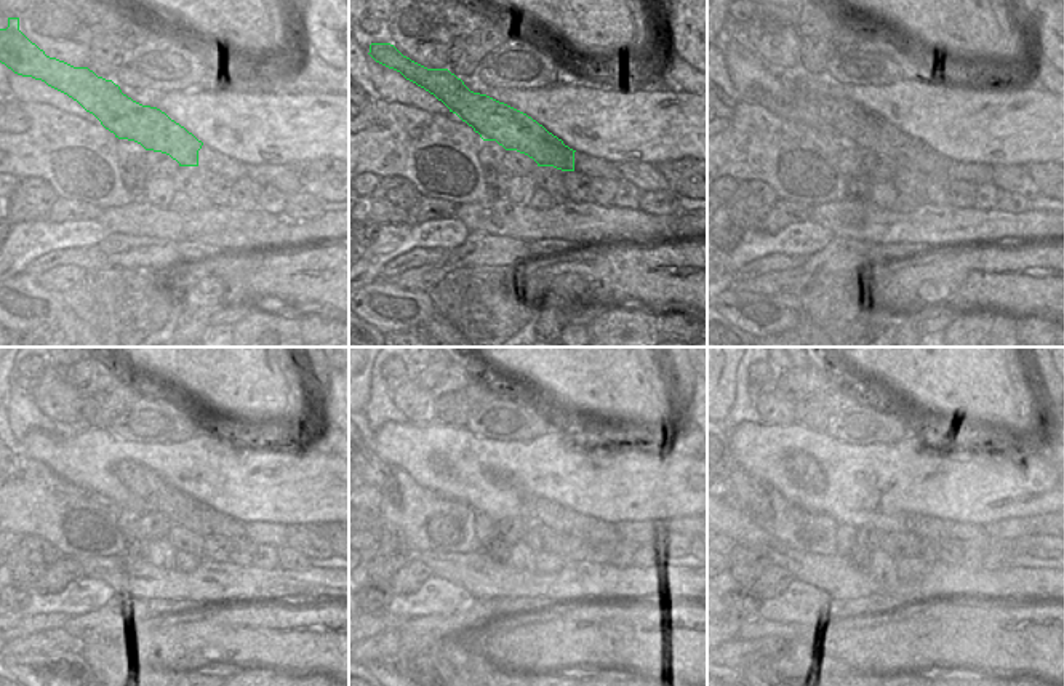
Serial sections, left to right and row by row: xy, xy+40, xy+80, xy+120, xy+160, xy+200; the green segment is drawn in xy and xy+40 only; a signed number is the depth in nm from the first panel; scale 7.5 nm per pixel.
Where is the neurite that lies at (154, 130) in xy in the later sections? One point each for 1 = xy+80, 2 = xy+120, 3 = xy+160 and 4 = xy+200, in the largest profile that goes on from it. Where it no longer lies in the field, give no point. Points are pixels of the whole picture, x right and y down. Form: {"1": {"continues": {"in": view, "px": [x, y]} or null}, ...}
{"1": {"continues": {"in": "xy+80", "px": [856, 125]}}, "2": {"continues": {"in": "xy+120", "px": [181, 509]}}, "3": {"continues": {"in": "xy+160", "px": [538, 510]}}, "4": {"continues": {"in": "xy+200", "px": [968, 536]}}}

